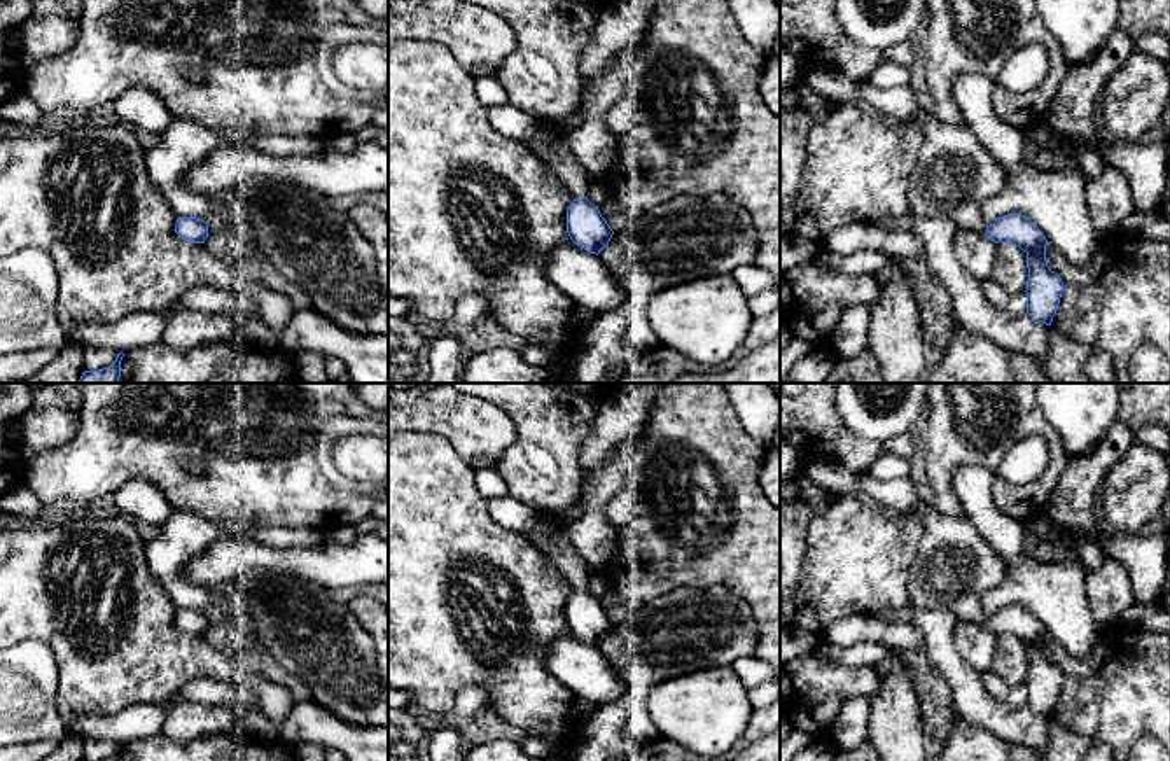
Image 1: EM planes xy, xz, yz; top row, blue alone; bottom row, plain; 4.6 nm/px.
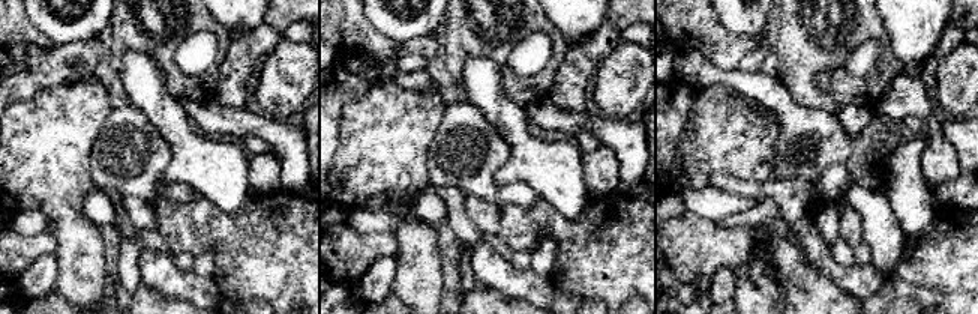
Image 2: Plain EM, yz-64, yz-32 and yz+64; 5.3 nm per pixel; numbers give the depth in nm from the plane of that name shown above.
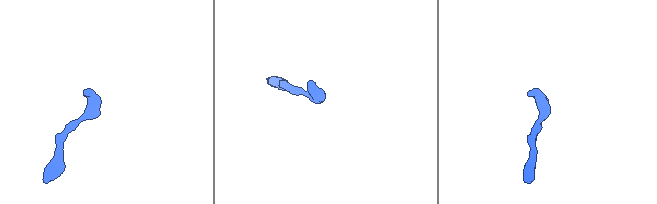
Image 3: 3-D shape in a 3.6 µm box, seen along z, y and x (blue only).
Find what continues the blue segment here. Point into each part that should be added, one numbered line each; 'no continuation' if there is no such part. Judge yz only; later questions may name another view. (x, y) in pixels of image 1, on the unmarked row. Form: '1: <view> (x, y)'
1: yz (955, 565)

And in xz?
1: xz (551, 537)

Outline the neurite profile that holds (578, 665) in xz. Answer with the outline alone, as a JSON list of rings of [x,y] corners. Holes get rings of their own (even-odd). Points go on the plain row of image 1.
[[[572,632],[554,640],[544,656],[547,672],[577,698],[600,705],[619,702],[624,681],[614,665]]]

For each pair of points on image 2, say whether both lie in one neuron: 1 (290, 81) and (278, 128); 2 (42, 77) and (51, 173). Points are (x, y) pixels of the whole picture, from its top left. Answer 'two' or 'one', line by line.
1: two
2: two

